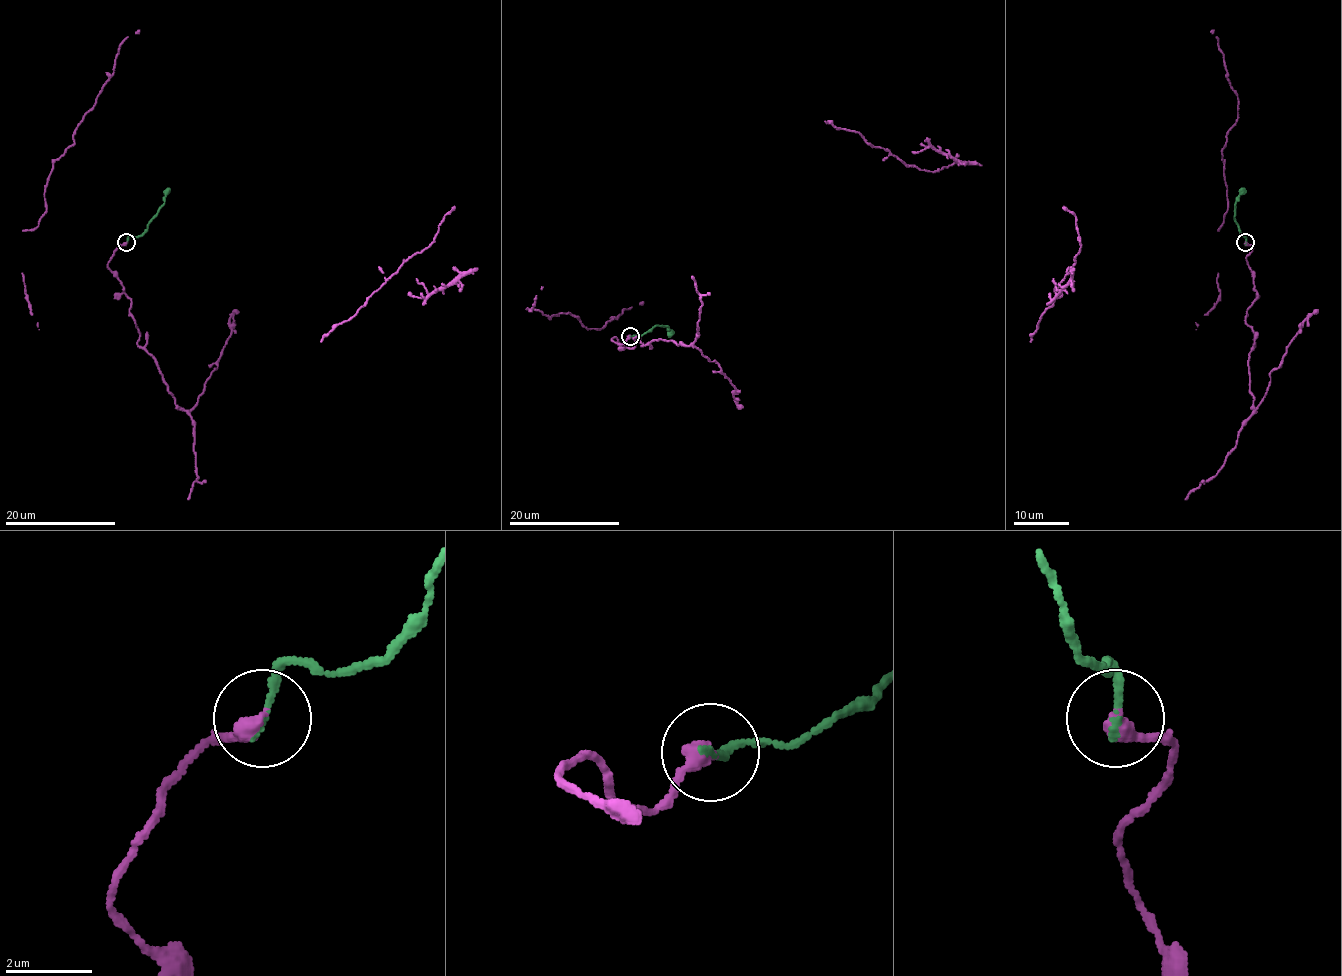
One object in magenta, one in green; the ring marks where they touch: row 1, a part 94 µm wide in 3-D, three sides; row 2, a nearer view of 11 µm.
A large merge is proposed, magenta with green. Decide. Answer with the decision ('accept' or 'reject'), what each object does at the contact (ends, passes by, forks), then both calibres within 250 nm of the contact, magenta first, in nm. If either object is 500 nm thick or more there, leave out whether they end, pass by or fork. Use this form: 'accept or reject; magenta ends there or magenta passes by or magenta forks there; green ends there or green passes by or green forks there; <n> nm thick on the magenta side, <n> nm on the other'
accept; magenta ends there; green ends there; 420 nm thick on the magenta side, 140 nm on the other

